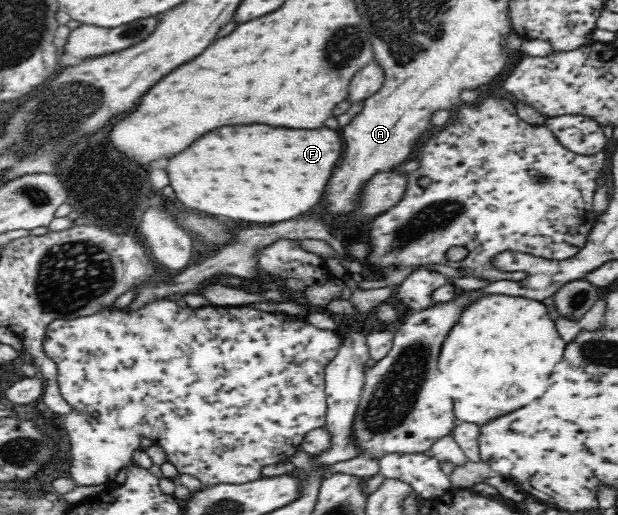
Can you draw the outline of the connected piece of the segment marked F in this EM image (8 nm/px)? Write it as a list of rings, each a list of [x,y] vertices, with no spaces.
[[[266,123],[252,125],[226,125],[202,135],[194,141],[190,149],[172,155],[166,165],[170,177],[170,187],[176,191],[178,201],[192,211],[222,215],[230,219],[242,219],[252,223],[278,223],[294,219],[316,203],[320,203],[324,183],[330,177],[334,163],[342,153],[342,139],[336,131],[314,129],[314,131],[296,131],[288,127],[270,127]]]

